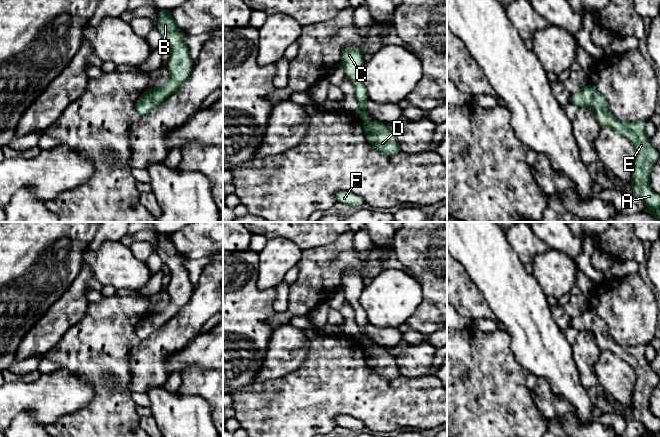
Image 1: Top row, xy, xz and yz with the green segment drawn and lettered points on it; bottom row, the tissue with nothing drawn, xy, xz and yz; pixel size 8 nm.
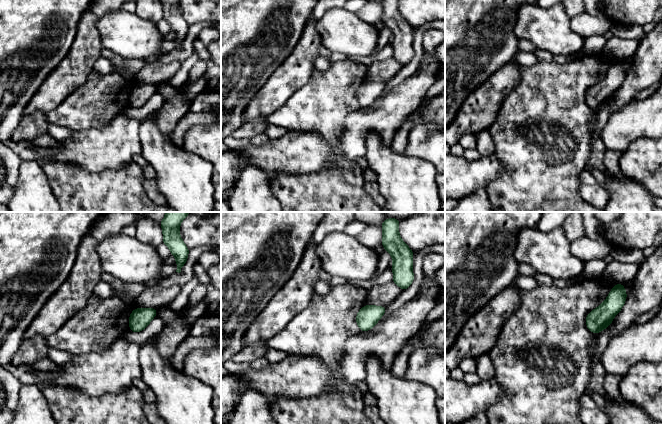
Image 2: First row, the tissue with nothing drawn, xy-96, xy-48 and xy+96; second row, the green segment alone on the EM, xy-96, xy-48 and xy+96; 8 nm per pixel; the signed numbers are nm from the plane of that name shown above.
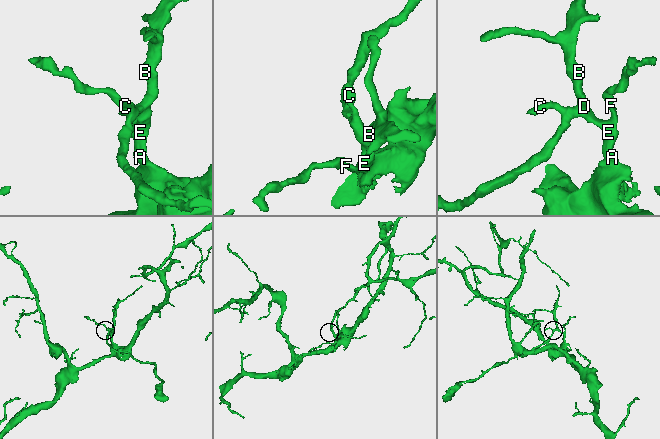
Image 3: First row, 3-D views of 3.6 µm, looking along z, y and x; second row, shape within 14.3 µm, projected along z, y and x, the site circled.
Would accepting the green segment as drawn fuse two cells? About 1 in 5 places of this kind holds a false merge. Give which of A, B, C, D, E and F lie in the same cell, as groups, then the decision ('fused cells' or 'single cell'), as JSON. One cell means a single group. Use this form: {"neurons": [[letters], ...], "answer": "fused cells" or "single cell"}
{"neurons": [["A", "B", "C", "D", "E", "F"]], "answer": "single cell"}

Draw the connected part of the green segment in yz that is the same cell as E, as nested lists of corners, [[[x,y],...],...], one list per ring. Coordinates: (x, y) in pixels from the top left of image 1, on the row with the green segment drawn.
[[[588,84],[579,92],[571,94],[569,103],[590,107],[600,126],[608,126],[626,137],[636,150],[636,158],[632,170],[631,187],[634,196],[641,198],[647,206],[643,212],[655,215],[660,222],[660,196],[649,184],[650,172],[653,164],[660,157],[660,153],[651,143],[645,133],[647,120],[635,122],[619,122],[609,111],[608,102],[592,85]]]

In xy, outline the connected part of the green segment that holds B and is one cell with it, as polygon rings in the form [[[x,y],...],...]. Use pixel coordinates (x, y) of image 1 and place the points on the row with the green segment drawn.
[[[158,10],[157,29],[163,40],[169,44],[171,56],[167,65],[170,78],[161,88],[148,88],[135,104],[141,115],[146,115],[155,106],[173,94],[188,79],[193,61],[185,43],[185,34],[174,23],[170,10]]]

